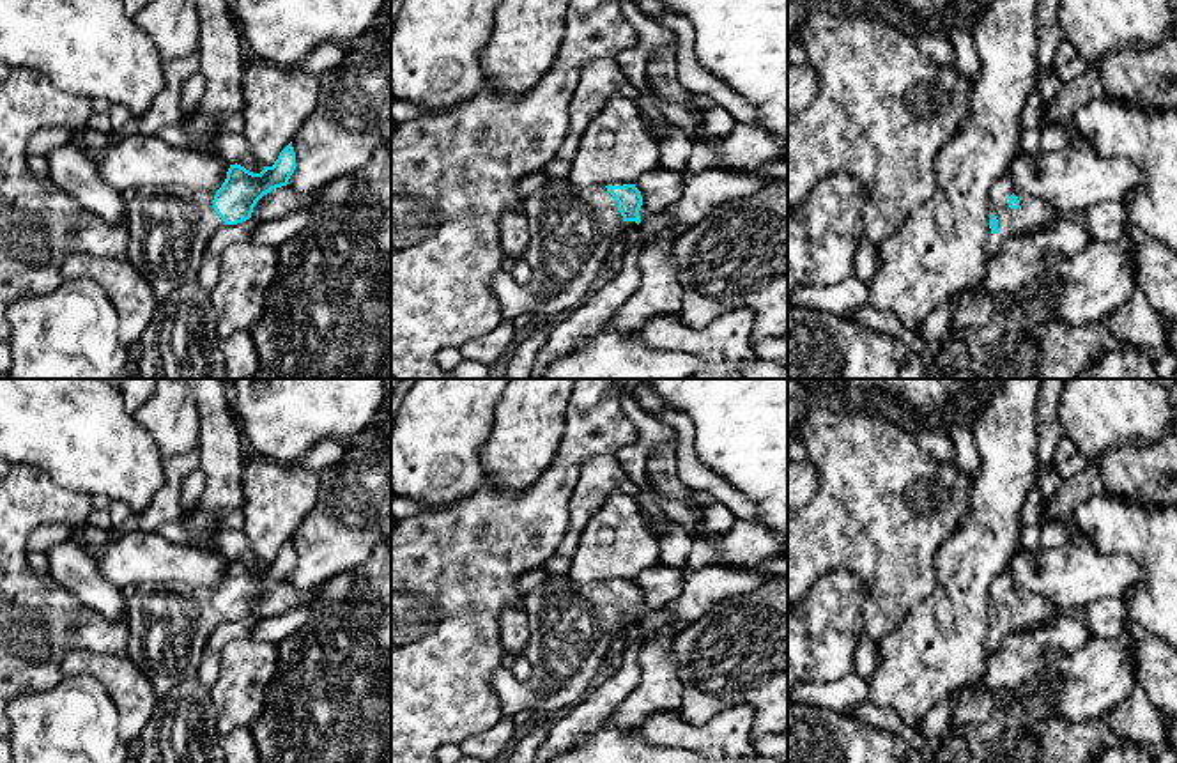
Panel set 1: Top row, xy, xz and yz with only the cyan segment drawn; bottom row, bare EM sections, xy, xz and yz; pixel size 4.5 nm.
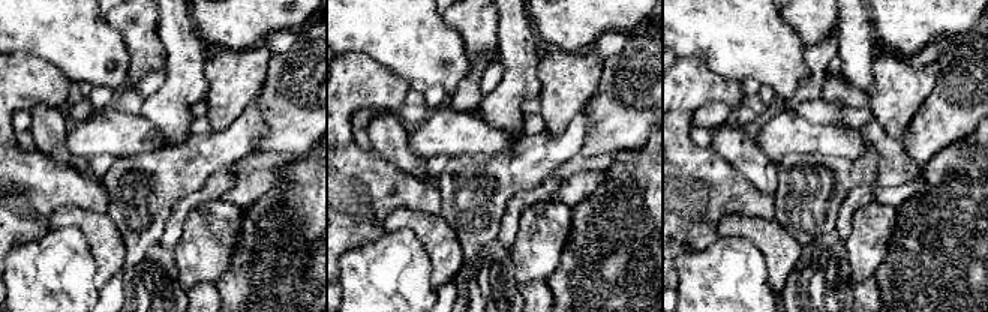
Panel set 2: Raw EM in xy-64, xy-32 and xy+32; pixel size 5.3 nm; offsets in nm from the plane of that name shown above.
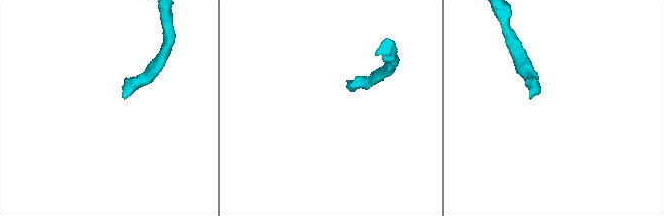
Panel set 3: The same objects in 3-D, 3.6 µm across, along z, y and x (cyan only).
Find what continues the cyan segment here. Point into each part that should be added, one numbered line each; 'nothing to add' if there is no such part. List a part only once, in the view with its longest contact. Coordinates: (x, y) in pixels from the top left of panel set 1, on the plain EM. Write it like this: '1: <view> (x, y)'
1: yz (1034, 609)

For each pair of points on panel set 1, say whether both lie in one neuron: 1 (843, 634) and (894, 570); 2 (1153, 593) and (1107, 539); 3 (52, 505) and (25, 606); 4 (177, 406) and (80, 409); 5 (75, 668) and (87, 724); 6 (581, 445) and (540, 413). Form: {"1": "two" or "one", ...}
{"1": "two", "2": "one", "3": "one", "4": "two", "5": "two", "6": "two"}

